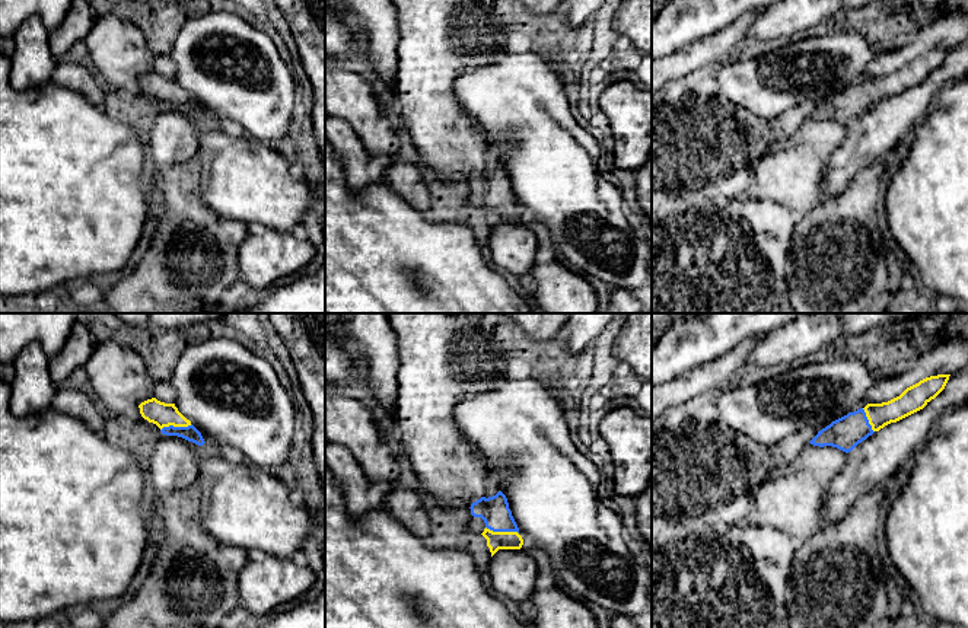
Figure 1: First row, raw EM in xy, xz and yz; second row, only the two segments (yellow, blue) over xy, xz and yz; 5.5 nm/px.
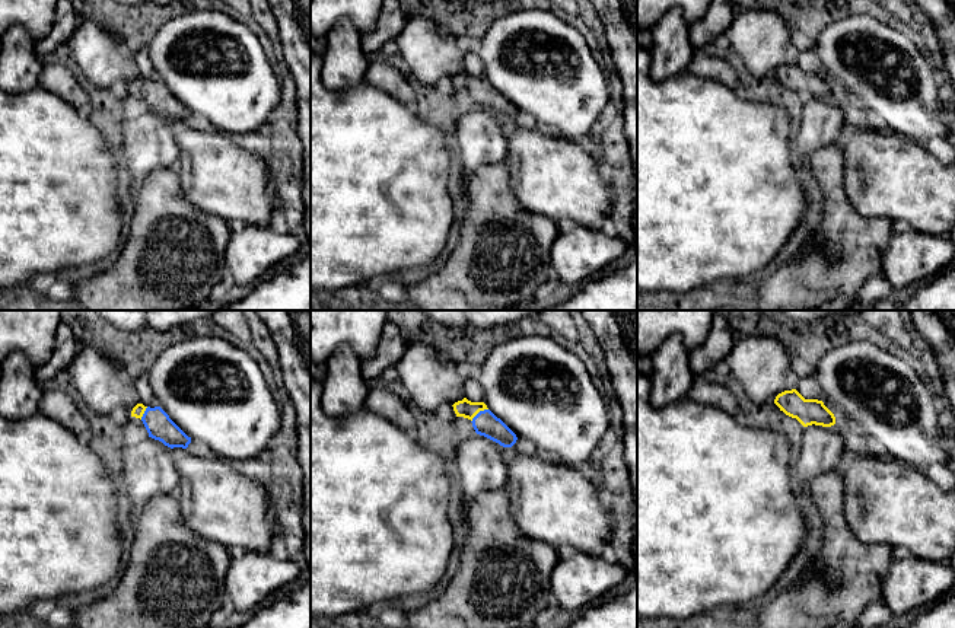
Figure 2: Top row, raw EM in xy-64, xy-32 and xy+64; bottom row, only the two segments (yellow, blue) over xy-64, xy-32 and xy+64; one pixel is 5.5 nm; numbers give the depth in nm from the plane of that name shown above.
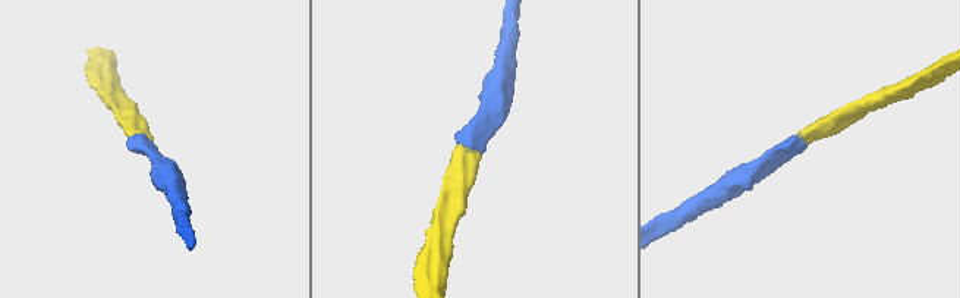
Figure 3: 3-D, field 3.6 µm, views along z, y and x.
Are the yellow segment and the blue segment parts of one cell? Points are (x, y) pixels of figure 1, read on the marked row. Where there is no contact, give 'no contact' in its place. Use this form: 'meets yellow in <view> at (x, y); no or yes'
meets yellow in xz at (502, 532); yes

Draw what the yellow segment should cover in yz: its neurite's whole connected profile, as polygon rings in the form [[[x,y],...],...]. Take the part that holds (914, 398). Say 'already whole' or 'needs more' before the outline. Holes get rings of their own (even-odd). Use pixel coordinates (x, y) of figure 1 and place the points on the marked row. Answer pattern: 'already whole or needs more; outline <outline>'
needs more; outline [[[949,376],[926,377],[888,402],[867,404],[848,412],[818,431],[809,443],[819,447],[832,446],[848,453],[875,431],[923,409],[945,389]]]

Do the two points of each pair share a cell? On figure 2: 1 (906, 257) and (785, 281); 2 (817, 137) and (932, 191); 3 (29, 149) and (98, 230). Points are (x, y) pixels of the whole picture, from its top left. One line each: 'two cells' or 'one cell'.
1: two cells
2: two cells
3: one cell

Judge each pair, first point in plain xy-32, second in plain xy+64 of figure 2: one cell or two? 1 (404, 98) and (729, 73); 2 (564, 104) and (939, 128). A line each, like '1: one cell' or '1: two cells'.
1: one cell
2: one cell

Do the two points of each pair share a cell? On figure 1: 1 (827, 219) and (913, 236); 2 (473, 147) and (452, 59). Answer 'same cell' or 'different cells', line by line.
1: different cells
2: same cell

